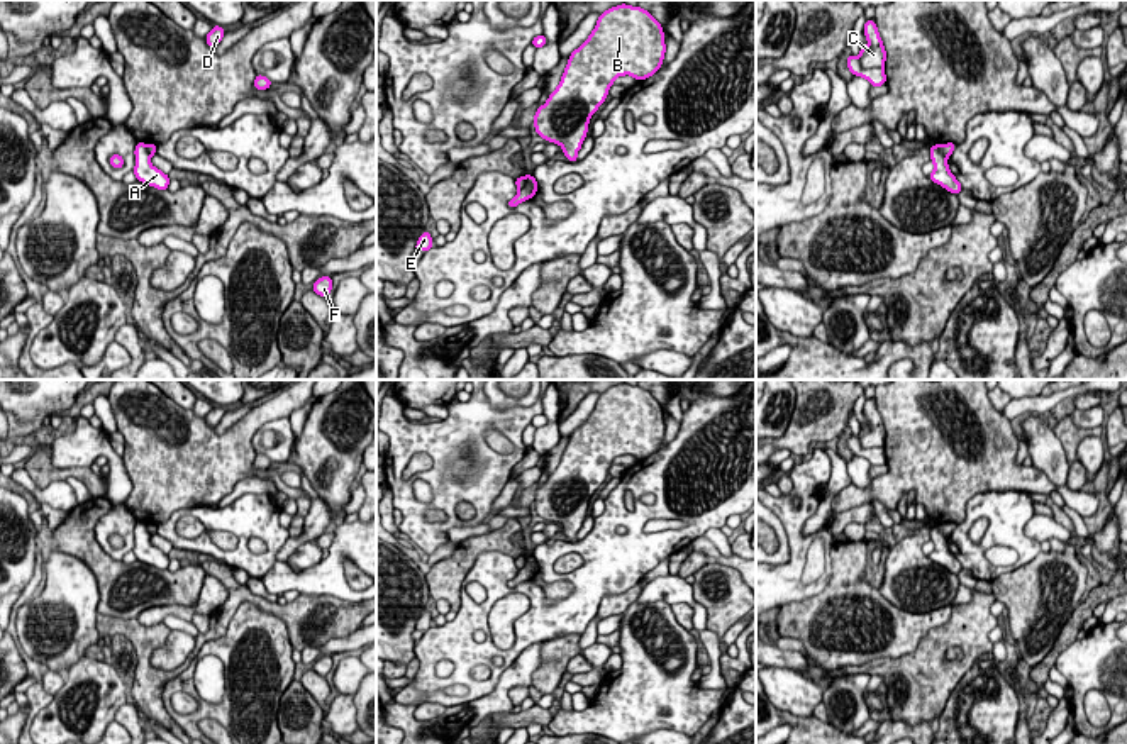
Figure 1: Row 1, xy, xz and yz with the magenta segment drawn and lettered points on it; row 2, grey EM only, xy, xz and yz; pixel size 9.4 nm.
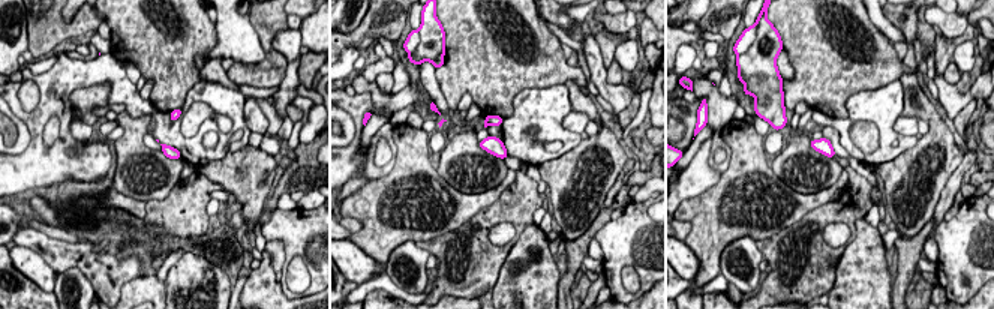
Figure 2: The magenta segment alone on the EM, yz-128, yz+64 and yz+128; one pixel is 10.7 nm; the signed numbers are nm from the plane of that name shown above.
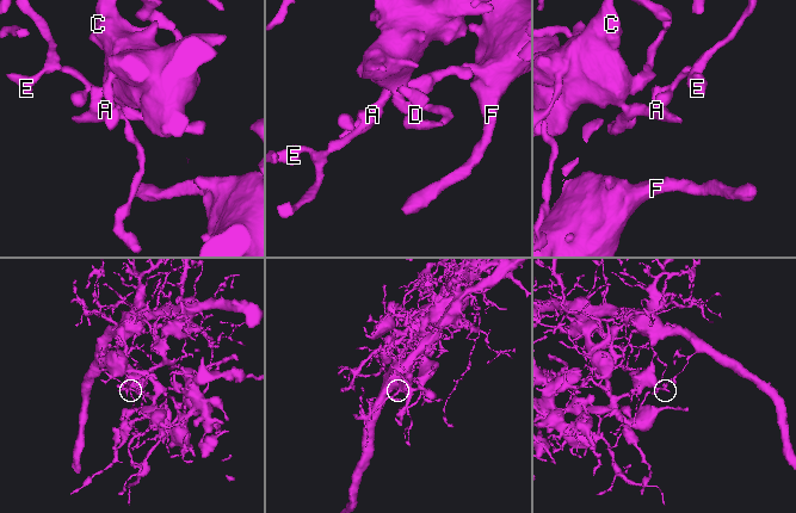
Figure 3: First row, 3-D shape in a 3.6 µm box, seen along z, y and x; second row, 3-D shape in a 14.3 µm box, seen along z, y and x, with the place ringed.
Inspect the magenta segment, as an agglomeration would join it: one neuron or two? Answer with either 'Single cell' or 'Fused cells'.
Fused cells

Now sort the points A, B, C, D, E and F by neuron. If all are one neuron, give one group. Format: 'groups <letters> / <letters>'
groups A B C F / D E

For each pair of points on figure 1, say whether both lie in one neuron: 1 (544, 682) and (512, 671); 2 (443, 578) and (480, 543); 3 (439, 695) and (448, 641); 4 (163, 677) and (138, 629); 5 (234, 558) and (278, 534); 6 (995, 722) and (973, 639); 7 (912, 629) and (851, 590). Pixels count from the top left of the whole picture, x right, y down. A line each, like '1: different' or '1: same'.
1: different
2: same
3: same
4: same
5: same
6: different
7: same

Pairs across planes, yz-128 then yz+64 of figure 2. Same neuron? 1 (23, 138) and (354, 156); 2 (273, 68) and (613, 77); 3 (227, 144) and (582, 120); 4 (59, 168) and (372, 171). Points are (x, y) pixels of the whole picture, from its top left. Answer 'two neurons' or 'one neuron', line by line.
1: two neurons
2: one neuron
3: two neurons
4: one neuron

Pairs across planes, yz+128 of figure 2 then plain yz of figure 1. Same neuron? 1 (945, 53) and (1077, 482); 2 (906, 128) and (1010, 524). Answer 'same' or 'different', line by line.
1: different
2: different

